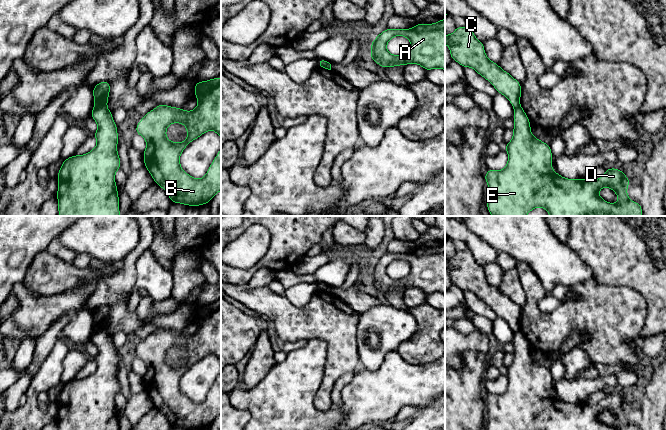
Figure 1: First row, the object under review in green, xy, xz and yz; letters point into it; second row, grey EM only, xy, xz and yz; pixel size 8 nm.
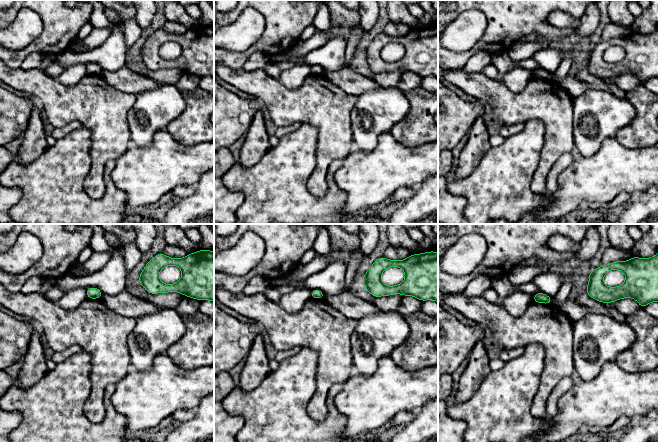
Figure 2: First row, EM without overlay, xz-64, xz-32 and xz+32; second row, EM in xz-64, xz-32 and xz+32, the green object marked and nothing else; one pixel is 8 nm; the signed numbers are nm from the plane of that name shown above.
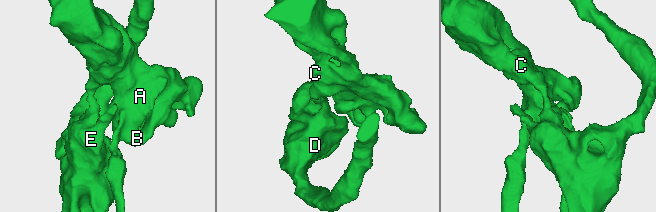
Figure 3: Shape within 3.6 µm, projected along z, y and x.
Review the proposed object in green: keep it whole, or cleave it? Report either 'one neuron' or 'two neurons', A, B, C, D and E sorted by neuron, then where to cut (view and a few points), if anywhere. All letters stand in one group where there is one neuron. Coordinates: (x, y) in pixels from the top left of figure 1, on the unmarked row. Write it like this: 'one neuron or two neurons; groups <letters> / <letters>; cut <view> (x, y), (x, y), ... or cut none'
two neurons; groups A B C / D E; cut xy (105, 329), (94, 331)

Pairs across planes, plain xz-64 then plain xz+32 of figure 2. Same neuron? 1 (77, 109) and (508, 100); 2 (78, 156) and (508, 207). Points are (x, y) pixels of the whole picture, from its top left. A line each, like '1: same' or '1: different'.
1: same
2: same

